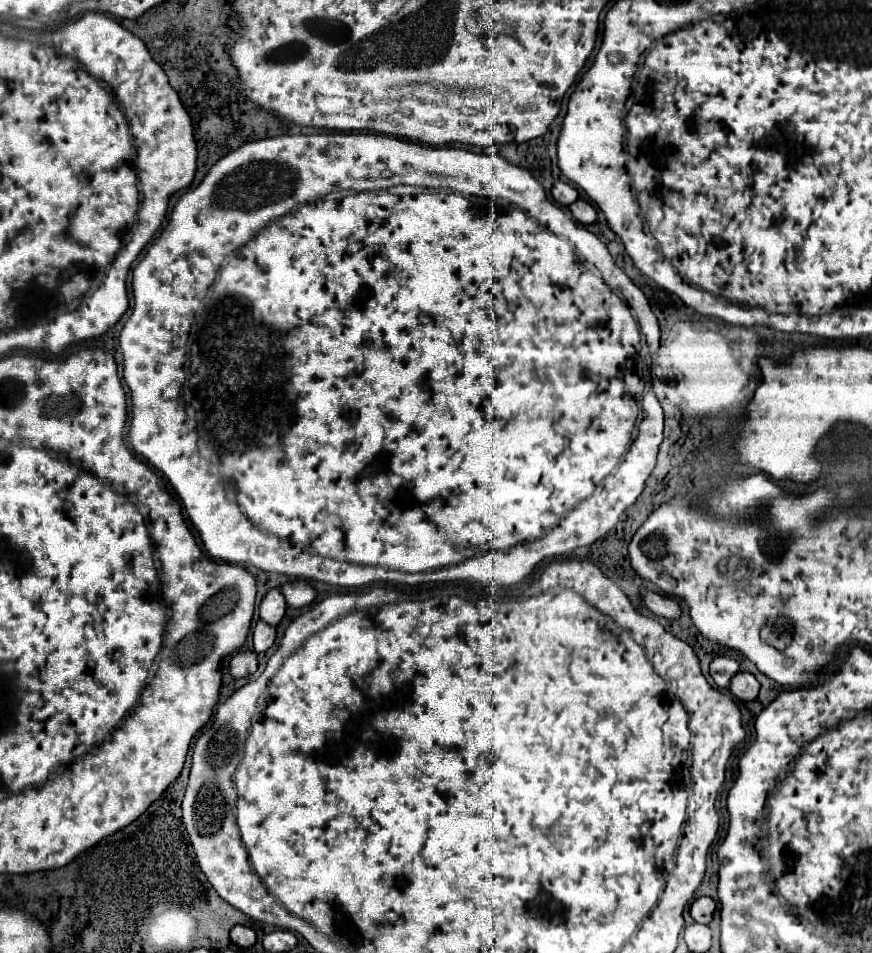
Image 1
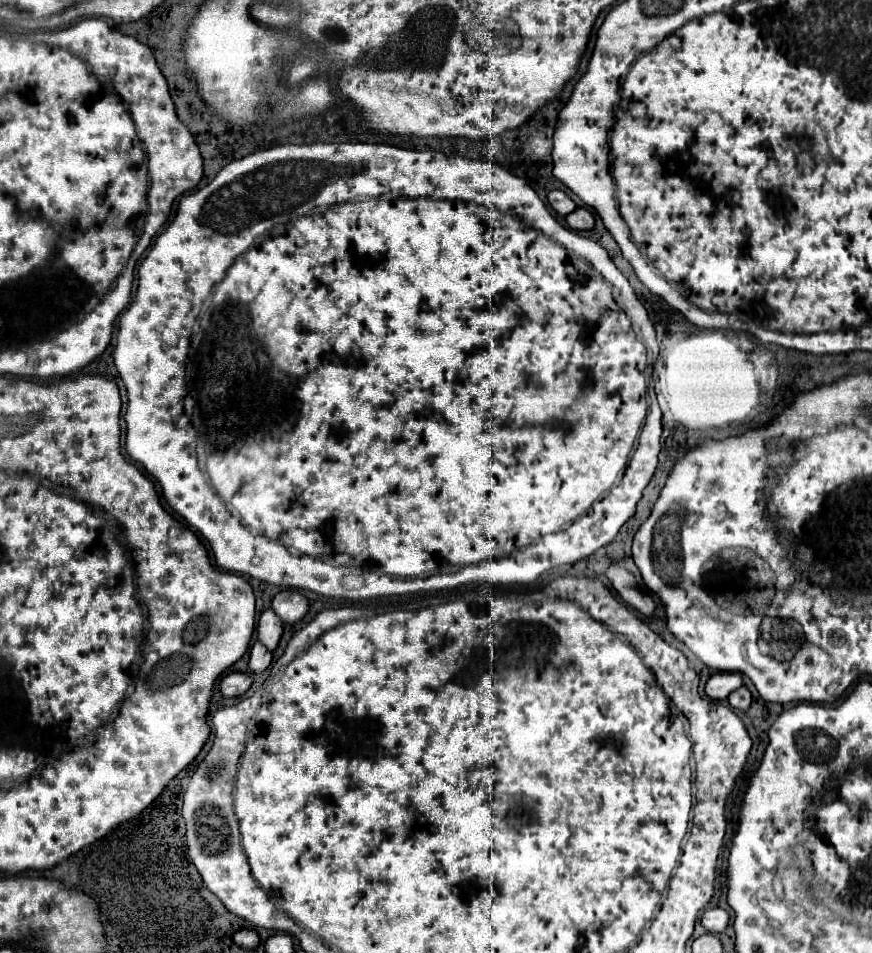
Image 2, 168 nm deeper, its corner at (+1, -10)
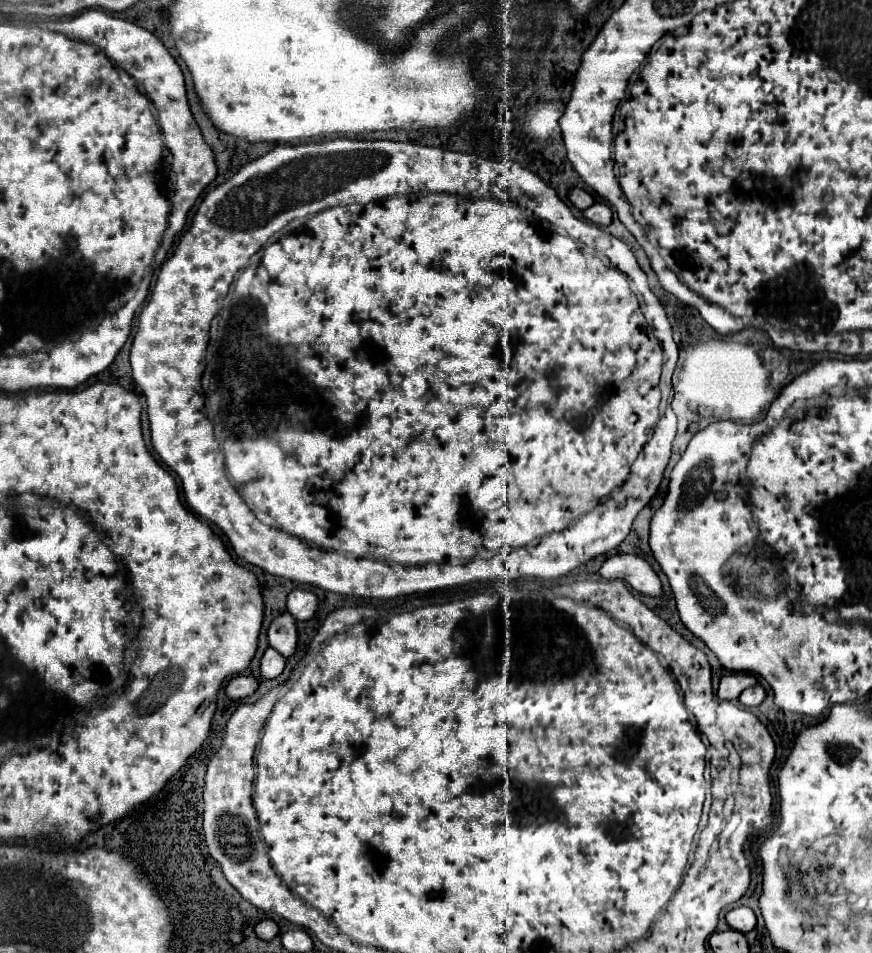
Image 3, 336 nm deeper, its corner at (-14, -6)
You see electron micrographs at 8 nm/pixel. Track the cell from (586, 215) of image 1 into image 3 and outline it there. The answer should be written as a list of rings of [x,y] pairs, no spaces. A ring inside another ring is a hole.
[[[596,202],[584,212],[584,218],[594,222],[594,224],[598,224],[598,226],[608,226],[612,222],[612,210],[610,210],[608,204]]]

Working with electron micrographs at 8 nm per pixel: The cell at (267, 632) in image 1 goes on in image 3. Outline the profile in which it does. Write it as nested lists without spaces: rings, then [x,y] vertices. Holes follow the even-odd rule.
[[[268,648],[260,660],[260,674],[266,680],[280,676],[284,670],[284,656],[280,656],[274,648]]]

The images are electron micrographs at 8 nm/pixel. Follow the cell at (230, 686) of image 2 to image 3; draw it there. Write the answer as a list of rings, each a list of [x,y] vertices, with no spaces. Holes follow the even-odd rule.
[[[236,676],[226,684],[224,692],[230,700],[242,700],[242,698],[252,696],[256,688],[258,688],[258,682],[254,676]]]

